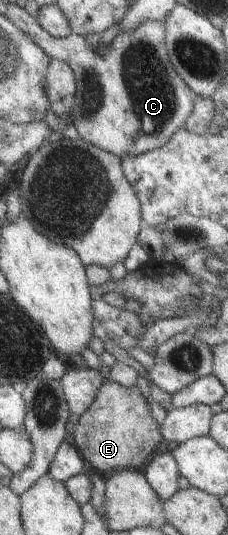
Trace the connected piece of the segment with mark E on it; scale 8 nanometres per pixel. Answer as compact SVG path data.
M104 380L92 404L78 416L72 433L67 435L69 442L78 451L88 468L106 473L119 470L139 470L156 449L163 438L159 427L152 418L146 399L137 387L122 387Z

